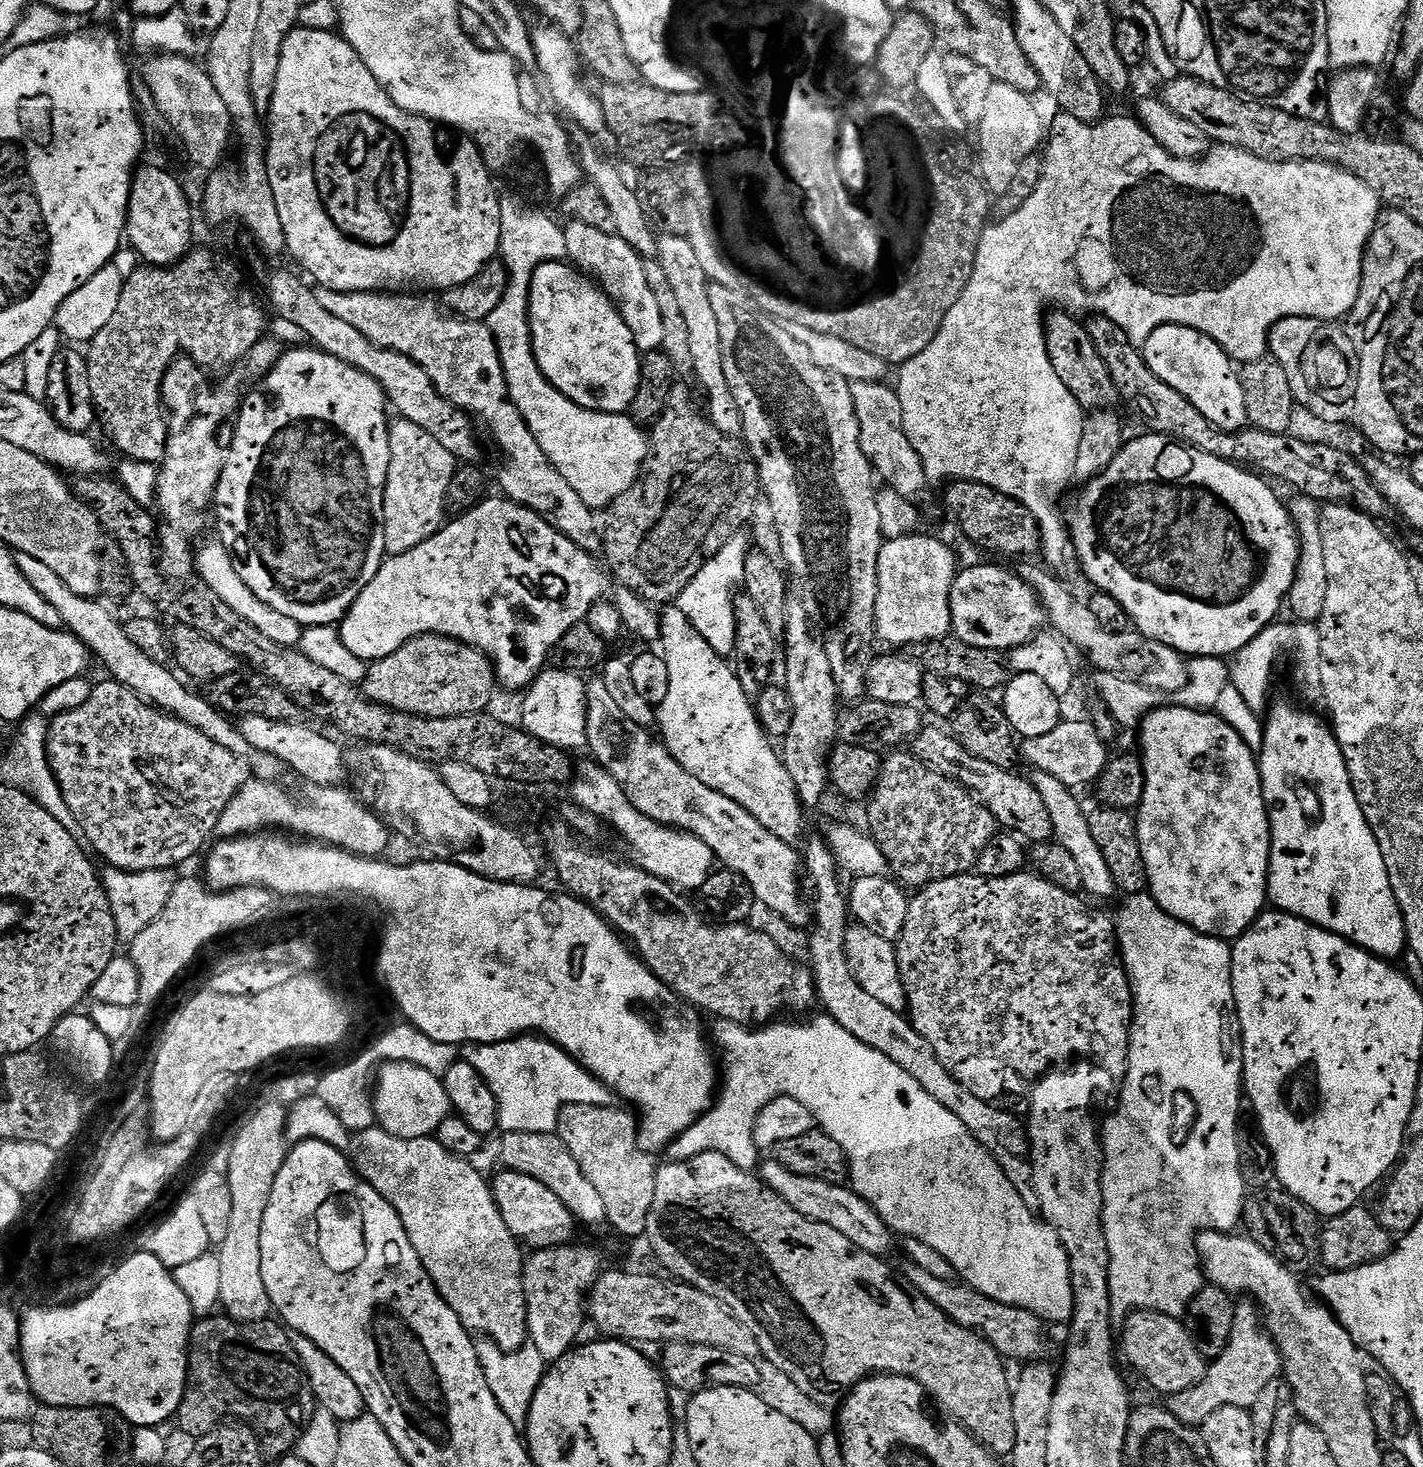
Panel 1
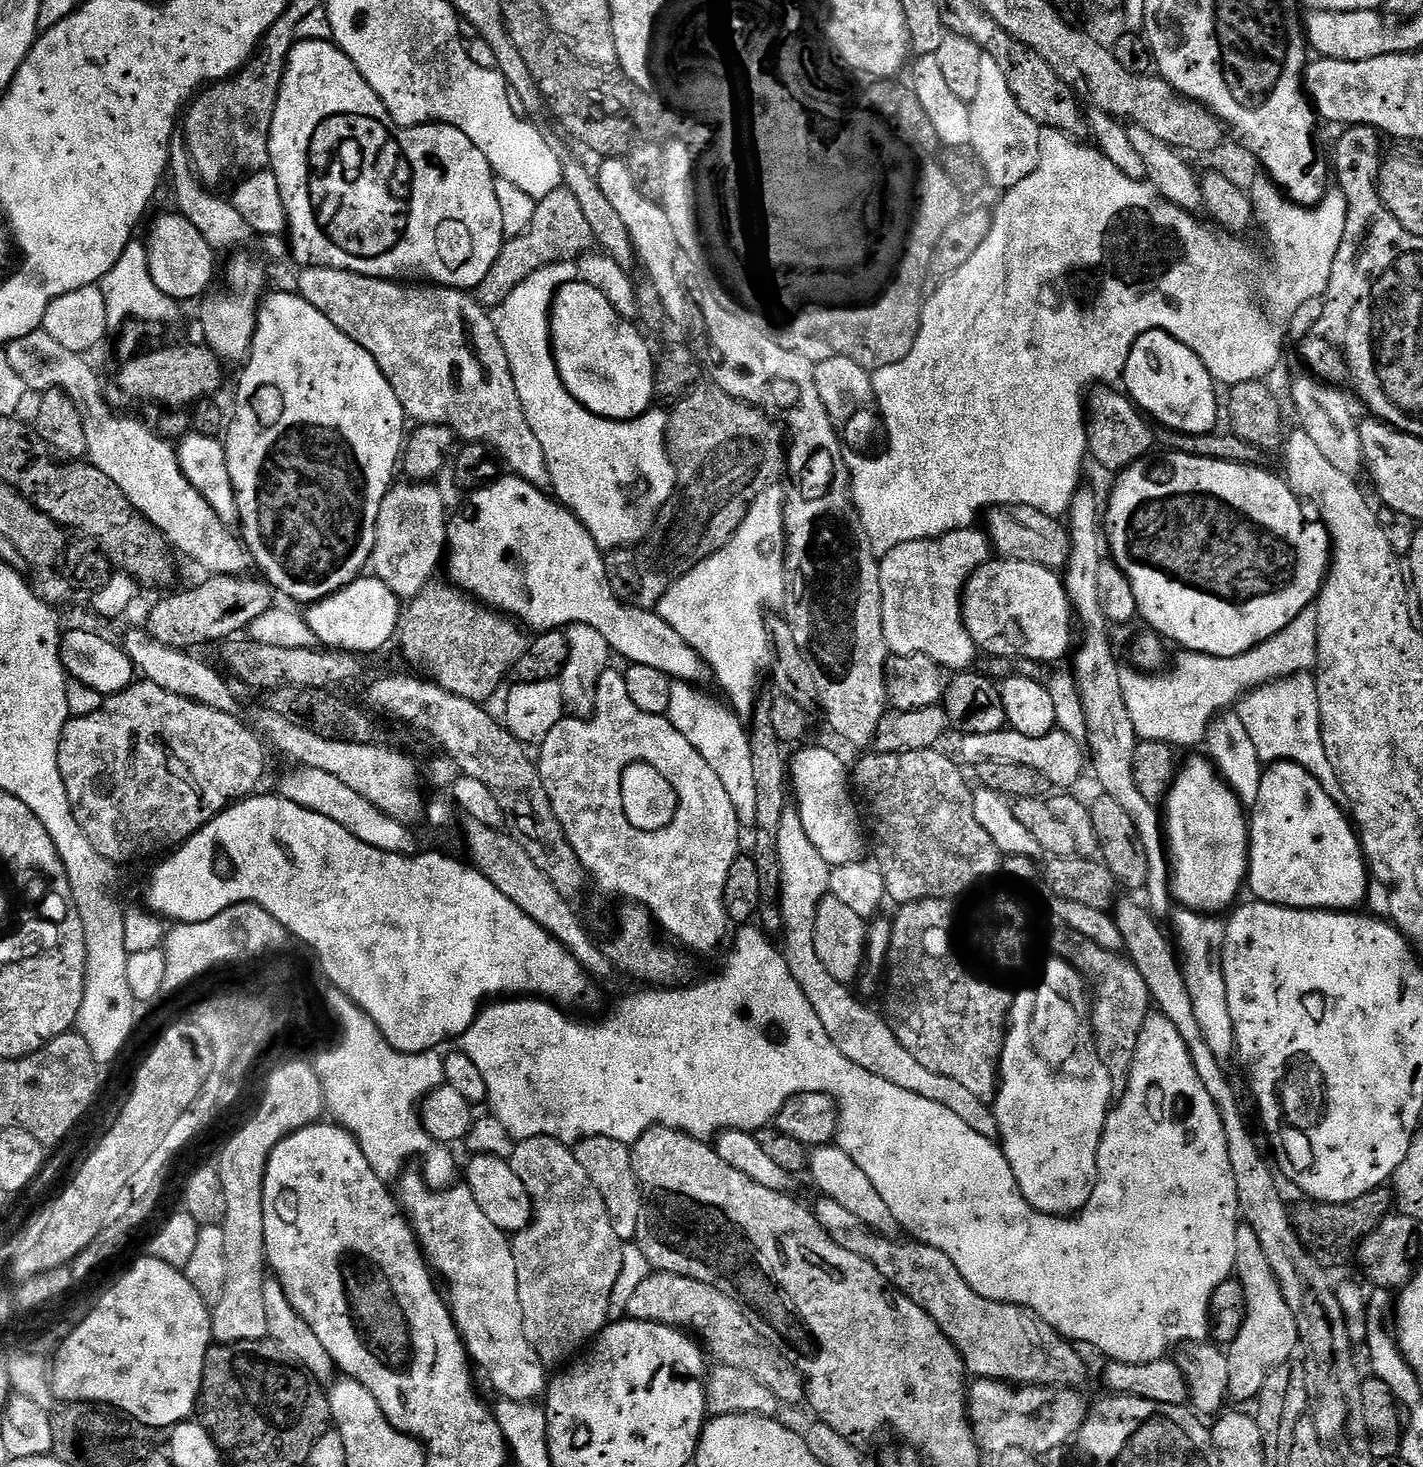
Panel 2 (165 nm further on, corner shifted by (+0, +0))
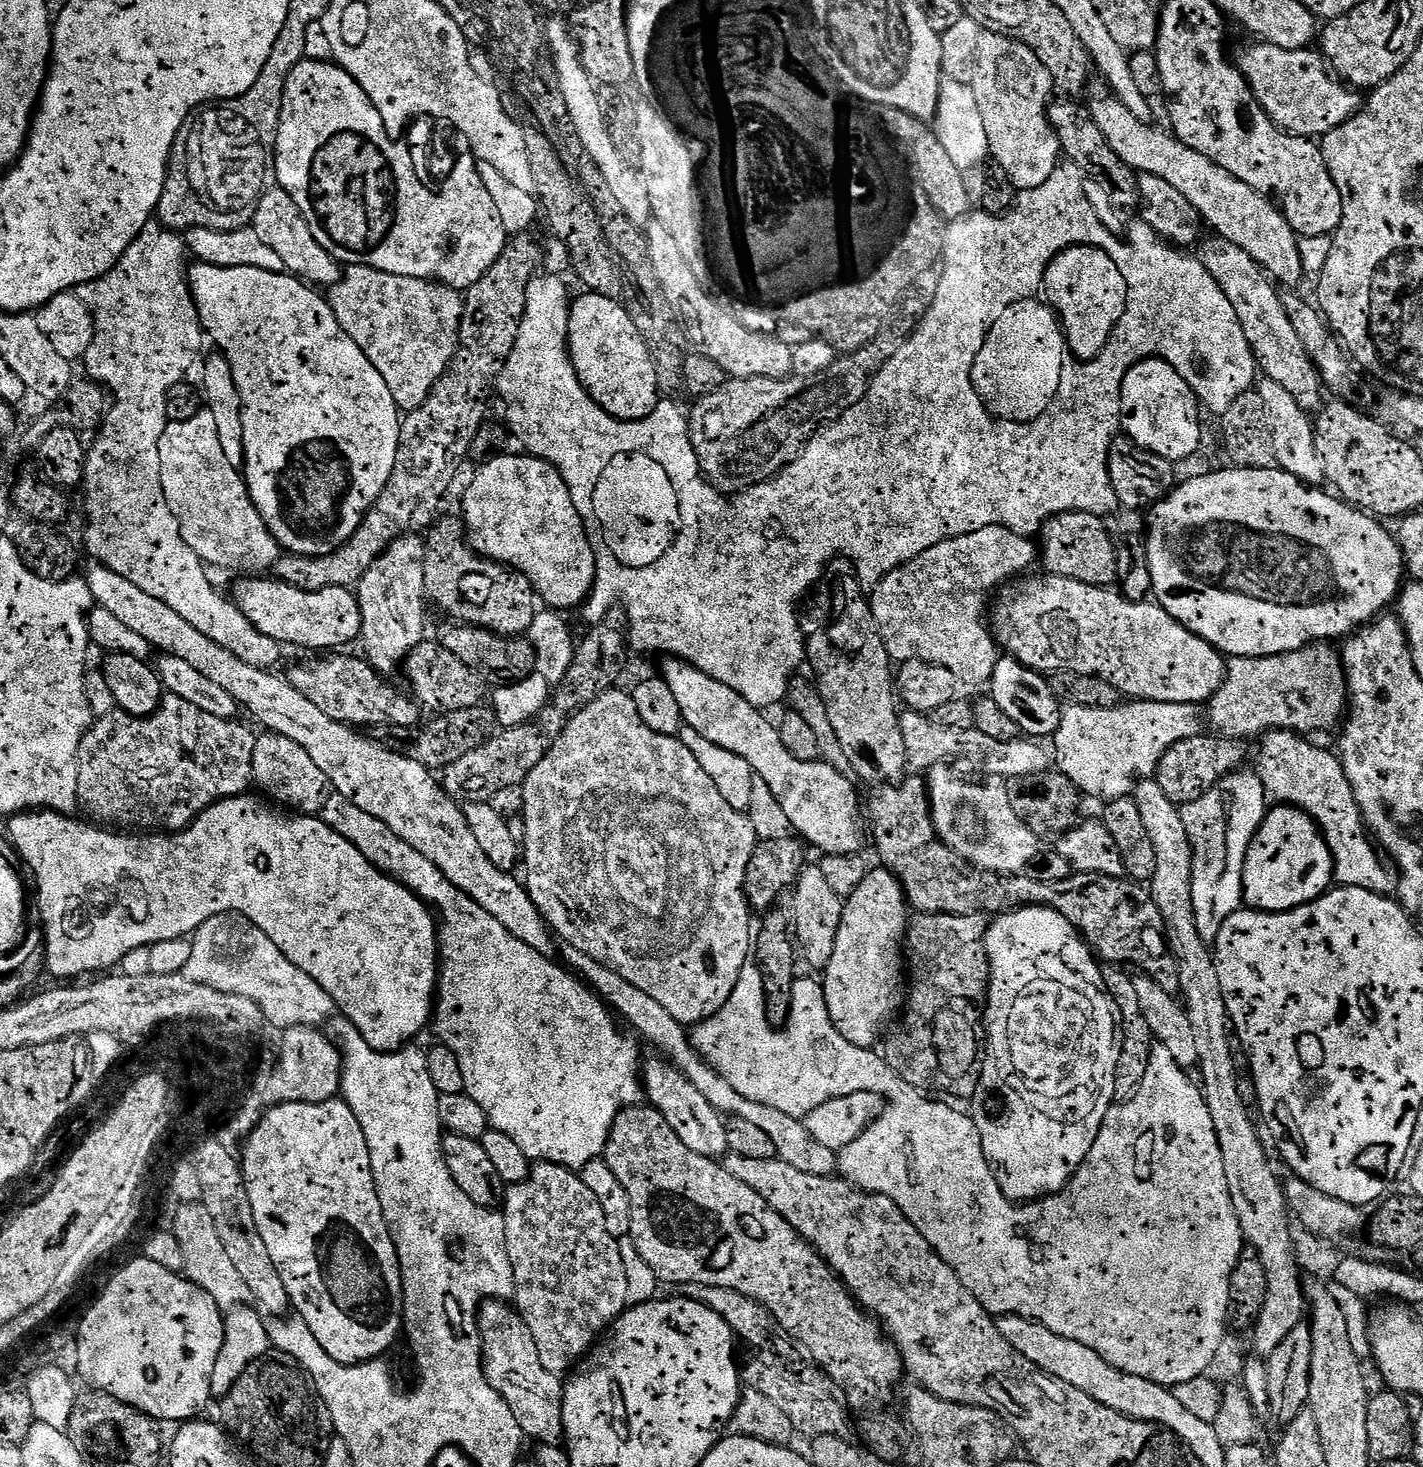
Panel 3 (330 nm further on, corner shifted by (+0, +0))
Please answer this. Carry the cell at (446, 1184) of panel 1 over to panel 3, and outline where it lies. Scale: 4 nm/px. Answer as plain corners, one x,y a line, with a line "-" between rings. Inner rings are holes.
489,1298
481,1303
478,1319
484,1377
487,1378
488,1384
510,1406
510,1414
514,1414
520,1431
523,1432
528,1428
528,1431
523,1434
524,1436
530,1432
536,1432
536,1442
559,1445
564,1439
562,1384
561,1381
556,1381
559,1380
557,1373
548,1372
542,1366
542,1362
538,1358
538,1346
534,1346
534,1340
526,1322
511,1303
503,1304
496,1298

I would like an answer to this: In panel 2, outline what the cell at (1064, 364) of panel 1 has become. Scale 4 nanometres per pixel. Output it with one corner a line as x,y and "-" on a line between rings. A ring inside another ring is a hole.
1096,386
1086,396
1088,451
1091,459
1096,459
1111,474
1119,474
1134,462
1144,459
1153,451
1152,440
1154,444
1153,425
1123,391
1115,390
1112,386

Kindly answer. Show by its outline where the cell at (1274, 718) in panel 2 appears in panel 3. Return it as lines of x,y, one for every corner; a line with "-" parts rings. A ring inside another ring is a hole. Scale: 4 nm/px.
1269,729
1261,740
1256,756
1257,783
1270,798
1276,799
1273,801
1301,808
1315,821
1331,851
1333,879
1341,887
1368,889
1381,894
1389,891
1392,877
1368,837
1360,808
1341,770
1339,757
1335,753
1325,754
1308,741
1311,739
1284,729

